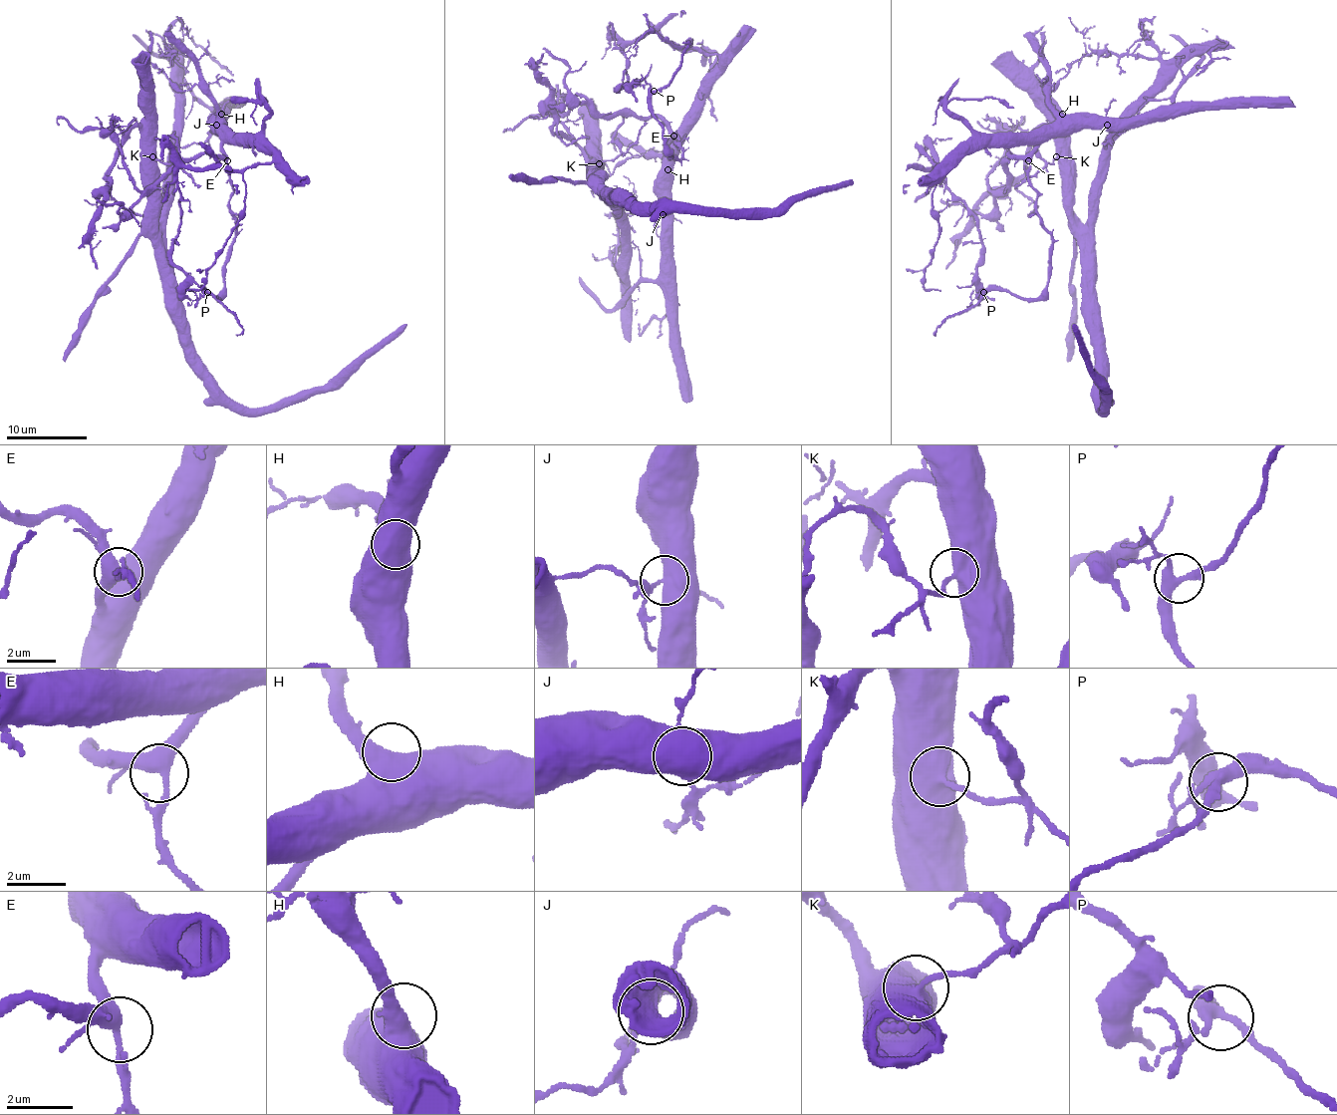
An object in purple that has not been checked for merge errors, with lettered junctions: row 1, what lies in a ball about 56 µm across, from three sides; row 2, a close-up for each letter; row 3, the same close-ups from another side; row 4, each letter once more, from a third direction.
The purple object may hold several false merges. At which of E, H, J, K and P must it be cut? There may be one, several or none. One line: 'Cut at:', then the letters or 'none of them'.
Cut at: J

